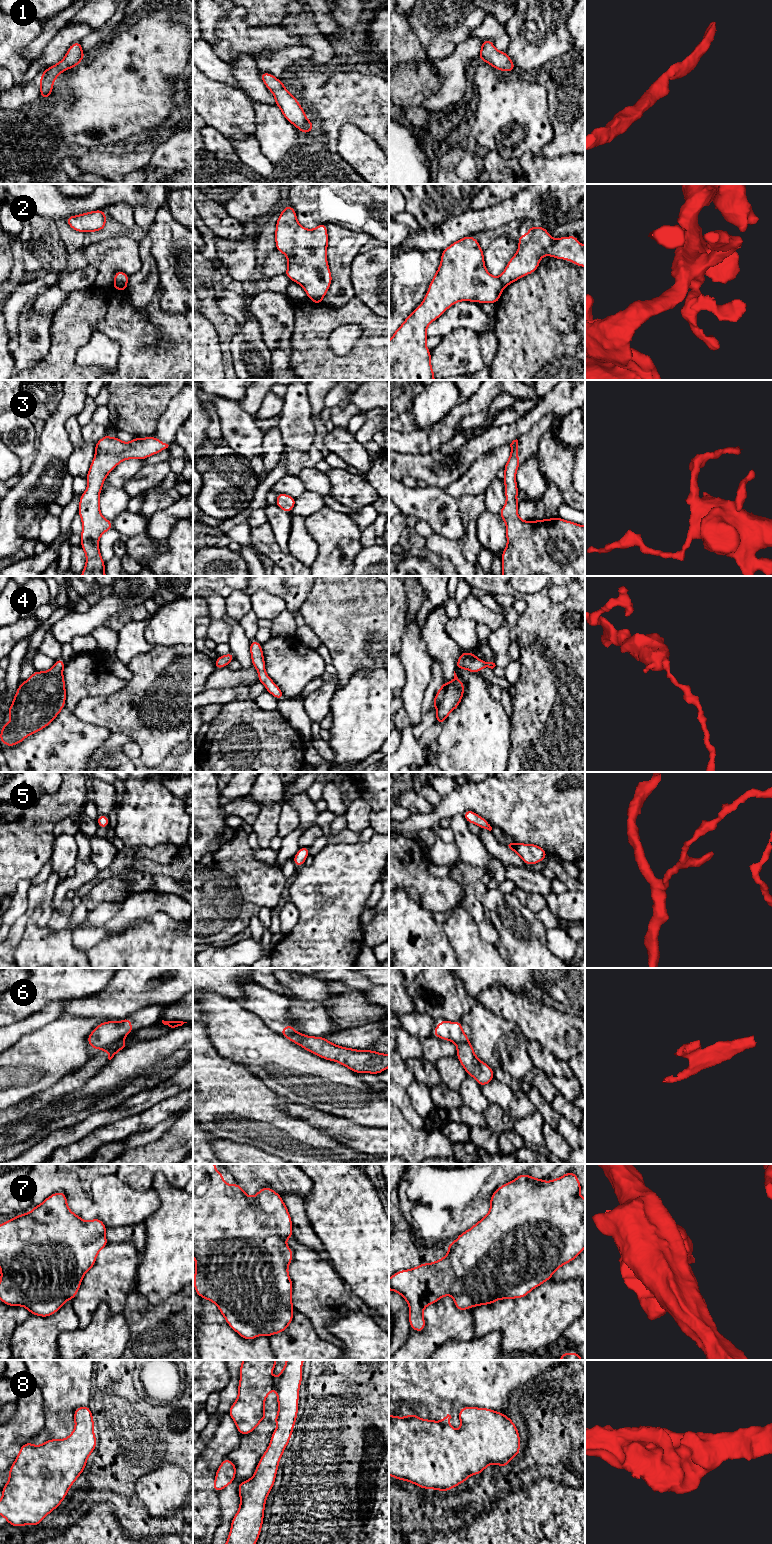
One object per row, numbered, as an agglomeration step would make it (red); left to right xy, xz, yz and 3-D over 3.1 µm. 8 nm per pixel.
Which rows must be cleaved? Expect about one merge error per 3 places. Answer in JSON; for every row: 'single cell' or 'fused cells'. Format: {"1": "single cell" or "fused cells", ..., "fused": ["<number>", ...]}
{"1": "single cell", "2": "fused cells", "3": "single cell", "4": "single cell", "5": "single cell", "6": "fused cells", "7": "single cell", "8": "single cell", "fused": ["2", "6"]}

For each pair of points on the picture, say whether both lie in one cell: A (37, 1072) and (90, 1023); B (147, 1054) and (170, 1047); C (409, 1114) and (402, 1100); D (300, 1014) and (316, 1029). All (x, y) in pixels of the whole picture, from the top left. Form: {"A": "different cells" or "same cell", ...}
{"A": "same cell", "B": "same cell", "C": "same cell", "D": "same cell"}

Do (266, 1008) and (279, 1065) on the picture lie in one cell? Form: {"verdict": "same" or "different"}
{"verdict": "different"}

